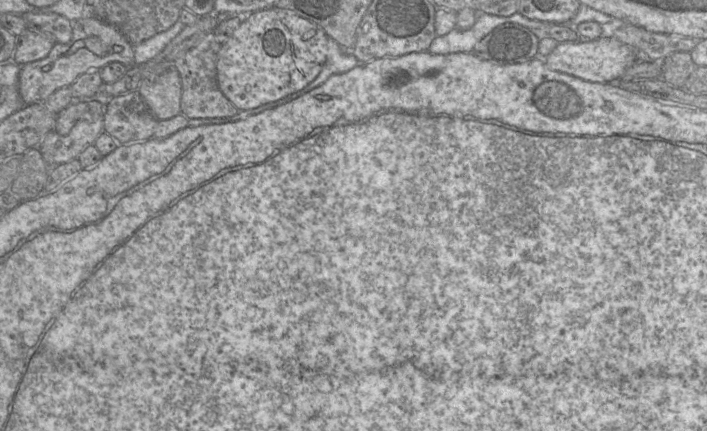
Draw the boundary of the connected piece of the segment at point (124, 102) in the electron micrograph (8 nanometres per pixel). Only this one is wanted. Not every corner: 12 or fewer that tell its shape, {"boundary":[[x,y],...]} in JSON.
{"boundary":[[138,91],[110,98],[103,132],[120,145],[154,138]]}

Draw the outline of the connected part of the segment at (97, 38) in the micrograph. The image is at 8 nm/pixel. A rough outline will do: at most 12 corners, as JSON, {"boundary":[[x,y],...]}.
{"boundary":[[95,16],[69,43],[21,66],[25,105],[43,103],[82,74],[135,66],[134,46]]}

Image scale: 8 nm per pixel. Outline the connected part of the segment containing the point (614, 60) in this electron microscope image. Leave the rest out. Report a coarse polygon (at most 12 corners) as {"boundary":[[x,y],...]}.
{"boundary":[[613,36],[561,42],[551,70],[618,83],[638,52]]}

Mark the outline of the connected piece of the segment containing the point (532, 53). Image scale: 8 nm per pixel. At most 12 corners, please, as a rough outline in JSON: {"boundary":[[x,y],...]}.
{"boundary":[[505,23],[472,53],[496,64],[535,58],[539,38]]}

